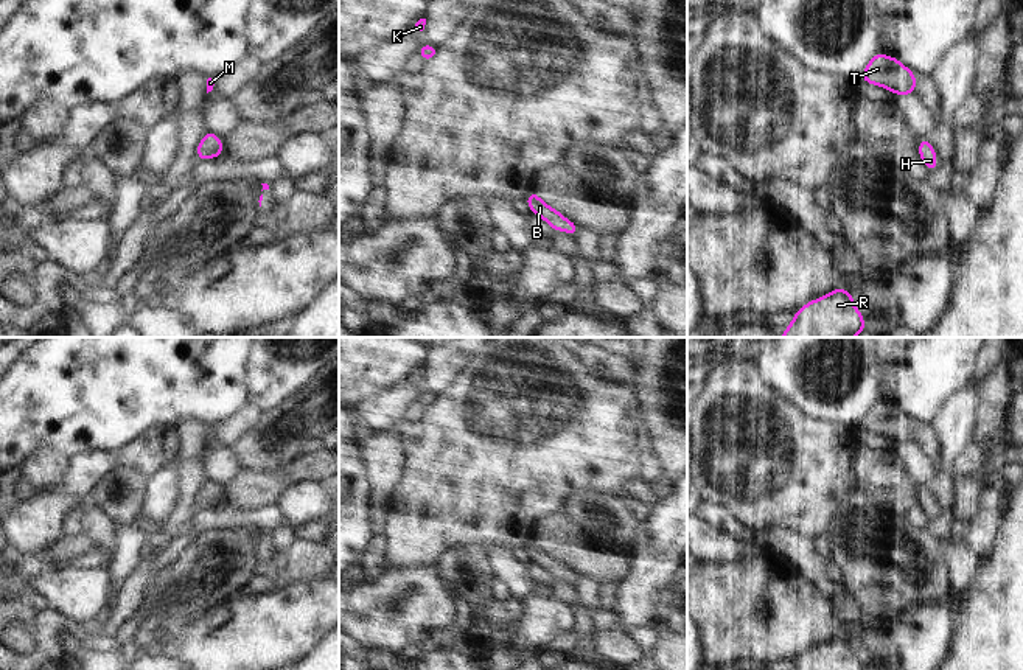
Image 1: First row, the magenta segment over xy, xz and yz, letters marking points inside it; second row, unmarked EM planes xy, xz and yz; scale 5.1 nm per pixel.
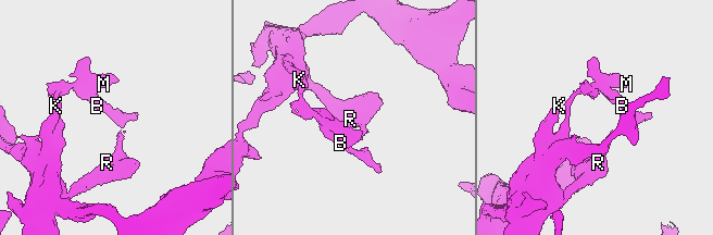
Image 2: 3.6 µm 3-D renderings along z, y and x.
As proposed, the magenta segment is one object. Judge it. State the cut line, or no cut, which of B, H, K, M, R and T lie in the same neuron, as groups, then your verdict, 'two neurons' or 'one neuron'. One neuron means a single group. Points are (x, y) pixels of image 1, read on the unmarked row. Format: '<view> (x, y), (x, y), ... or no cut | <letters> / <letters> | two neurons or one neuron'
no cut | B H K M R T | one neuron

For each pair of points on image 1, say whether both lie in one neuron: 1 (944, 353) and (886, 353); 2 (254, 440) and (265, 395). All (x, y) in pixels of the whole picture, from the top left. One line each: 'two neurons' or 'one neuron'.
1: one neuron
2: two neurons

